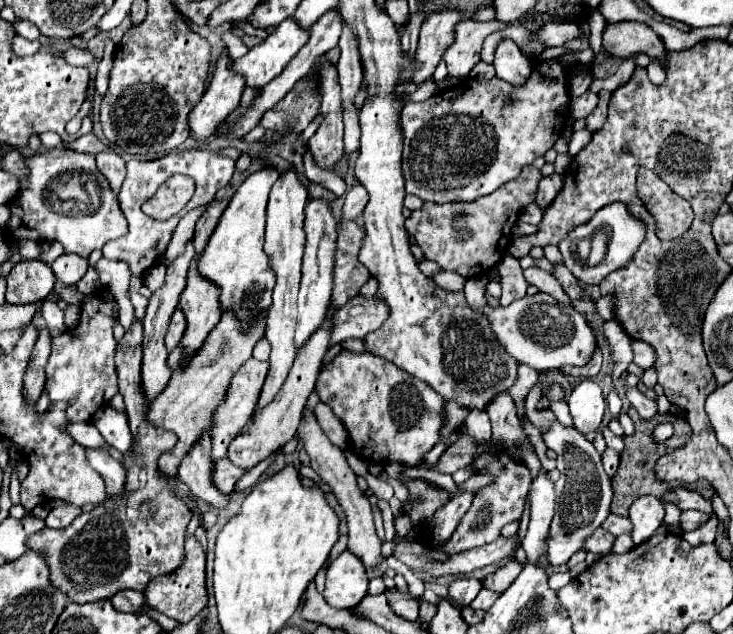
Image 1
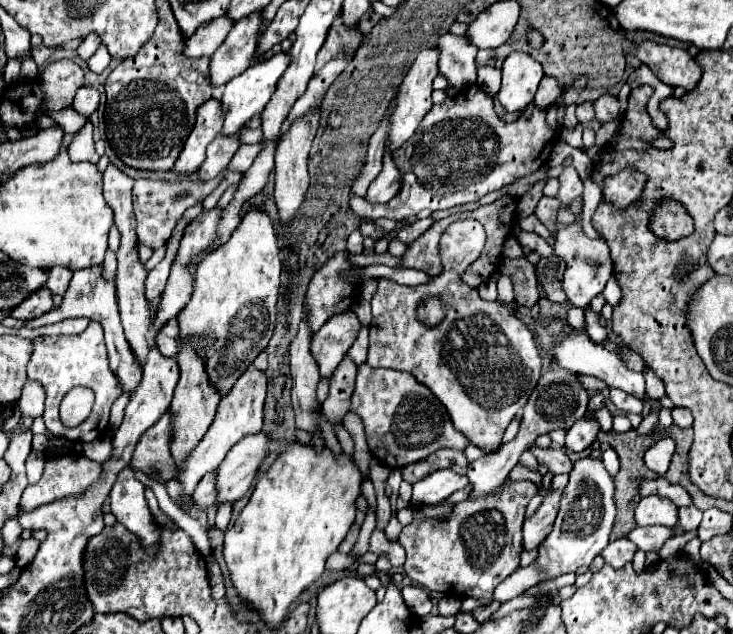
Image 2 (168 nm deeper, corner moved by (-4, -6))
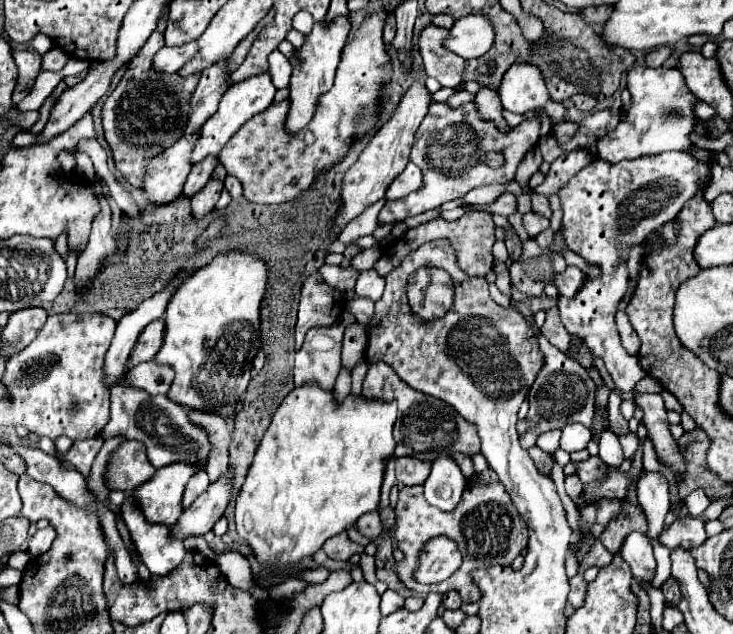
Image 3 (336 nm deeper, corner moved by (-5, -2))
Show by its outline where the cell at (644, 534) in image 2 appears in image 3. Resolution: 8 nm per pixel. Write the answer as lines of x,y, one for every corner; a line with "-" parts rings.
684,516
682,522
672,522
670,526
662,528
658,542
662,546
666,546
668,550
674,550
678,546
682,546
684,550
700,546
706,540
706,532
704,532
704,520
702,518
692,518
692,516

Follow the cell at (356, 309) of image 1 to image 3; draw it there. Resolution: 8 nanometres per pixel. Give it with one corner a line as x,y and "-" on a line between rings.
344,312
338,322
332,326
316,326
310,328
304,340
304,346
296,352
296,366
294,366
294,382
296,386
304,384
318,384
322,390
332,390
336,384
336,376
340,372
340,352
342,352
342,338
348,326
356,324
356,318
350,312

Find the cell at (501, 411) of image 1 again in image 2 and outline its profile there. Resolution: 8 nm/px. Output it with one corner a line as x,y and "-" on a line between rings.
531,446
529,448
529,452
533,452
535,454
535,458
539,460
539,462
543,462
547,468
549,468
549,472
553,472
553,474
569,474
571,470
573,470
573,462
571,462
571,458
567,456
567,452
565,450
561,450
561,448
537,448
537,446

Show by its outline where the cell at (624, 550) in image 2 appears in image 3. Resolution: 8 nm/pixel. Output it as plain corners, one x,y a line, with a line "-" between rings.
640,532
628,534
626,542
622,544
618,554
630,564
634,578
648,580
648,582
654,578
656,560
652,556
652,544
646,540
644,534
640,534

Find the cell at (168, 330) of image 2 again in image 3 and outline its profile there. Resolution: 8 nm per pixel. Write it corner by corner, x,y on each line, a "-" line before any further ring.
162,318
150,322
142,330
142,334
140,334
140,338
138,338
138,342
130,354
130,366
136,366
138,362
154,360
154,354
158,354
158,350
162,348
164,332
166,332
166,322

